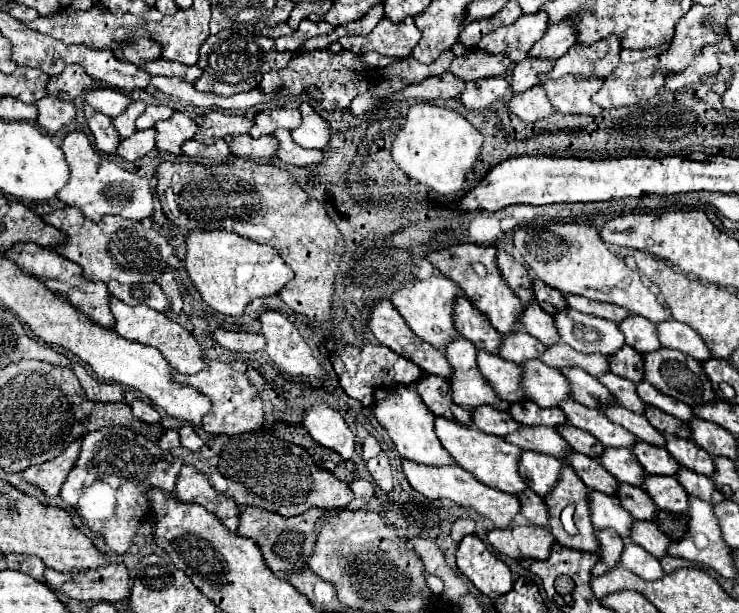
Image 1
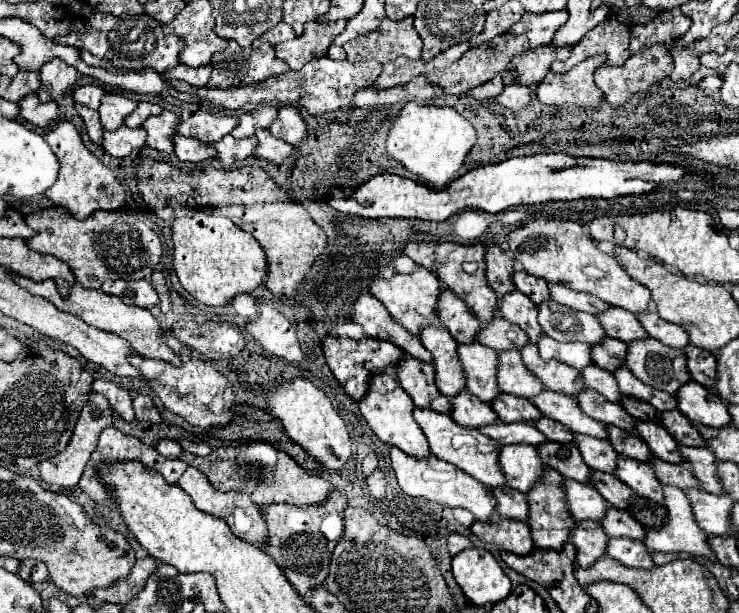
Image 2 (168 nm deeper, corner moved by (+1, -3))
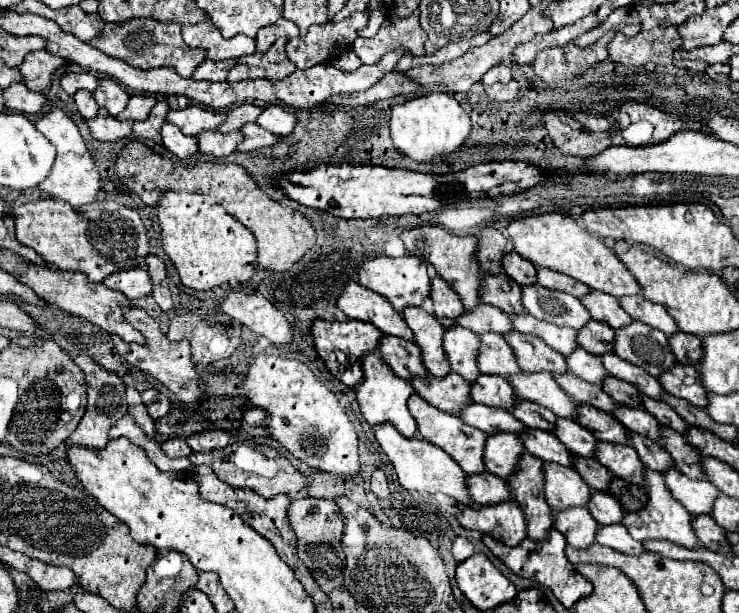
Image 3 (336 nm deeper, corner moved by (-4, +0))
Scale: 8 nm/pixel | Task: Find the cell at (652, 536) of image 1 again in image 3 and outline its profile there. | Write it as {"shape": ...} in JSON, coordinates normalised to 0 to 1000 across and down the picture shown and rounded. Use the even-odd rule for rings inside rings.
{"shape":[[[804,801],[796,817],[796,834],[812,856],[828,856],[842,850],[839,821],[820,801]]]}

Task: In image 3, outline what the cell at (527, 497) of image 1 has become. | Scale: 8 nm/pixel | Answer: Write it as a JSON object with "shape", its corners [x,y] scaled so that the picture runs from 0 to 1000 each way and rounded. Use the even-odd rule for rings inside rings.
{"shape":[[[647,772],[647,775],[631,775],[631,794],[641,821],[650,824],[666,824],[666,821],[679,821],[690,814],[687,788],[682,781],[668,778],[666,772]]]}

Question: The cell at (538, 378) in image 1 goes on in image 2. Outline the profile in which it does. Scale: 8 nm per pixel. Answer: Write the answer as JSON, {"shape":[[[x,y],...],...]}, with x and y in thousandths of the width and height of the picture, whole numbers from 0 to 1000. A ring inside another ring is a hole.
{"shape":[[[700,571],[675,577],[673,623],[675,623],[678,639],[697,643],[705,649],[724,649],[729,639],[737,636],[735,623],[713,604],[713,597],[708,594],[705,577]]]}

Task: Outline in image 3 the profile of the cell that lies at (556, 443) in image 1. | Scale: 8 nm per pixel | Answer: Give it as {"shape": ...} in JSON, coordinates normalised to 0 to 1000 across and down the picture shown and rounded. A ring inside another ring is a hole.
{"shape":[[[636,657],[631,661],[620,680],[639,697],[647,697],[655,706],[671,706],[671,703],[687,703],[687,706],[704,706],[709,693],[685,667],[671,667],[671,664],[655,664]]]}

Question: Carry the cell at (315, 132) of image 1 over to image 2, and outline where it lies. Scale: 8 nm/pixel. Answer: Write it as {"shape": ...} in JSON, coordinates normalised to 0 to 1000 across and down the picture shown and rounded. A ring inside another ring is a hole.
{"shape":[[[383,173],[378,176],[378,189],[372,192],[372,199],[364,206],[364,215],[372,219],[372,225],[402,238],[415,225],[415,202],[399,173]]]}

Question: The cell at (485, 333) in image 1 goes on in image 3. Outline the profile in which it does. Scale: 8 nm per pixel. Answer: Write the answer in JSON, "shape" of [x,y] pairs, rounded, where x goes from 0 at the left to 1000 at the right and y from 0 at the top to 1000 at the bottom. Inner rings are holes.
{"shape":[[[595,449],[585,452],[582,488],[587,494],[587,517],[595,520],[601,533],[612,533],[612,527],[617,527],[617,514],[628,507],[617,475],[612,475],[612,468],[606,468],[606,462],[601,462]]]}

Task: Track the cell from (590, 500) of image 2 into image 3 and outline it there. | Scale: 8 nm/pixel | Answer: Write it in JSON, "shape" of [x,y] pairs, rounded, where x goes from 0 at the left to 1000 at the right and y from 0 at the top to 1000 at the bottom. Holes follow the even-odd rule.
{"shape":[[[736,752],[736,811],[750,834],[763,834],[769,827],[790,827],[796,821],[798,794],[774,768],[774,762]]]}

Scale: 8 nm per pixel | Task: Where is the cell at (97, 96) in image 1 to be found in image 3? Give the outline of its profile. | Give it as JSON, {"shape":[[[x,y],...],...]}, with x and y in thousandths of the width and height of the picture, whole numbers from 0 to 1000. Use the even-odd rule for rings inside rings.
{"shape":[[[92,119],[92,122],[81,126],[81,139],[92,155],[100,155],[106,145],[127,148],[130,135],[133,135],[133,129],[124,119]]]}

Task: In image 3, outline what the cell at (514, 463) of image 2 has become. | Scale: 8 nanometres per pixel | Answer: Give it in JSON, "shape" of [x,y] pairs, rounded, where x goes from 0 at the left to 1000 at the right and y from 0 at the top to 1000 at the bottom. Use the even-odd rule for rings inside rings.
{"shape":[[[674,703],[658,713],[655,723],[655,762],[660,772],[685,781],[693,775],[693,762],[698,762],[698,742],[704,742],[709,729],[698,706]]]}

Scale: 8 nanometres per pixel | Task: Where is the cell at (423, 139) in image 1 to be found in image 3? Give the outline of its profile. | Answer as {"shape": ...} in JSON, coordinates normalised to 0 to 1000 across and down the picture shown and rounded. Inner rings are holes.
{"shape":[[[582,152],[555,162],[544,171],[533,171],[528,184],[528,217],[533,240],[563,263],[576,263],[598,250],[614,250],[636,220],[636,210],[636,191],[606,152]]]}

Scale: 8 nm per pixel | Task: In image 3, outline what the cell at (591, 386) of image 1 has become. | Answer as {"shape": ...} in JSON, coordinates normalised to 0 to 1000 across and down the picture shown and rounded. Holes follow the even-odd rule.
{"shape":[[[687,540],[682,553],[693,566],[698,579],[698,592],[704,595],[706,605],[712,608],[728,608],[728,605],[766,608],[769,605],[763,592],[763,579],[758,579],[755,573],[747,573],[733,553],[725,553],[723,546],[712,546],[701,540]]]}

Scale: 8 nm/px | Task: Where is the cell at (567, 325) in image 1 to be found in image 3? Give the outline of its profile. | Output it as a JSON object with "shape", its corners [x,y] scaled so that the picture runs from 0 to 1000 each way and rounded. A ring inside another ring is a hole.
{"shape":[[[728,462],[706,468],[706,501],[725,520],[766,530],[779,540],[798,524],[796,507],[790,507],[790,498],[779,485],[736,471]]]}

